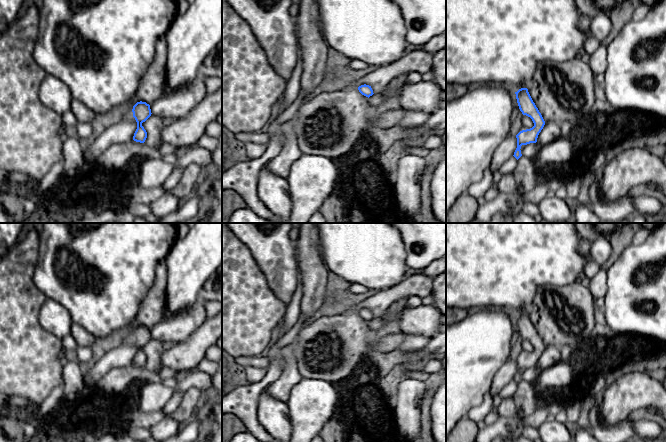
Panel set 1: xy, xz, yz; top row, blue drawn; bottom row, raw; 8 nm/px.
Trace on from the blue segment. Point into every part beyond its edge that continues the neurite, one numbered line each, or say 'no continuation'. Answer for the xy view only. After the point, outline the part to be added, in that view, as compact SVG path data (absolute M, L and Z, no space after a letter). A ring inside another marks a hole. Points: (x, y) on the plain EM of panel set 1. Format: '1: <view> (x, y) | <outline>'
no continuation

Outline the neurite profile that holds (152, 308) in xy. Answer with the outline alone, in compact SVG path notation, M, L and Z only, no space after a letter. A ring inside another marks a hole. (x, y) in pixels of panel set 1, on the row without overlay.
M162 260L156 267L153 286L141 301L138 312L128 327L134 330L142 325L151 329L155 324L166 320L166 281L167 266L165 260Z

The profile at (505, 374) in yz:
M511 357L497 370L489 389L491 397L498 395L500 391L514 379L517 372L517 362Z

